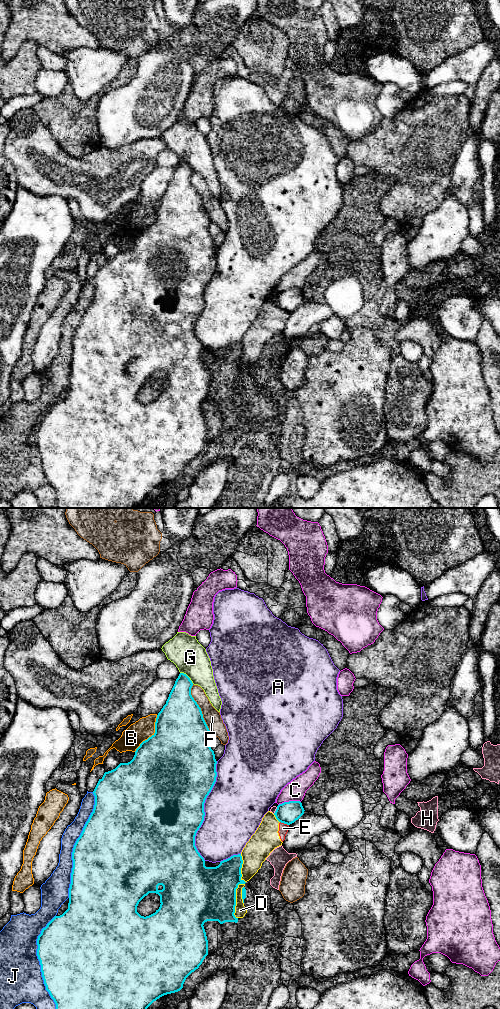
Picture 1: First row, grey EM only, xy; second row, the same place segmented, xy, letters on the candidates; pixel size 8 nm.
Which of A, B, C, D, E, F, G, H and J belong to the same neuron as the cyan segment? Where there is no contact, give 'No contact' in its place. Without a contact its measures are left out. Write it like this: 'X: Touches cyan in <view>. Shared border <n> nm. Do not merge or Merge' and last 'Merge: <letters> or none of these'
A: Touches cyan in xy. Shared border 800 nm. Do not merge
B: Touches cyan in xy. Shared border 340 nm. Do not merge
C: Touches cyan in xy. Shared border 190 nm. Do not merge
D: Touches cyan in xy. Shared border 500 nm. Do not merge
E: Touches cyan in xy. Shared border 80 nm. Do not merge
F: Touches cyan in xy. Shared border 420 nm. Do not merge
G: Touches cyan in xy. Shared border 140 nm. Merge
H: Touches cyan in xy. Shared border 70 nm. Do not merge
J: Touches cyan in xy. Shared border 850 nm. Do not merge
Merge: G

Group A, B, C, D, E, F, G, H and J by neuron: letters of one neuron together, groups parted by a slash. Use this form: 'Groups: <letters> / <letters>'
Groups: A / B / C / D E / F / G / H / J

